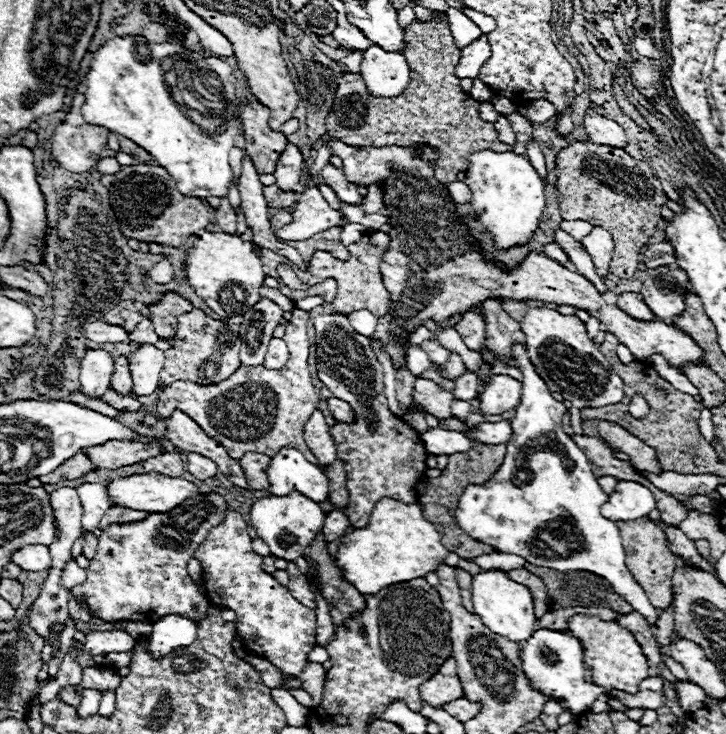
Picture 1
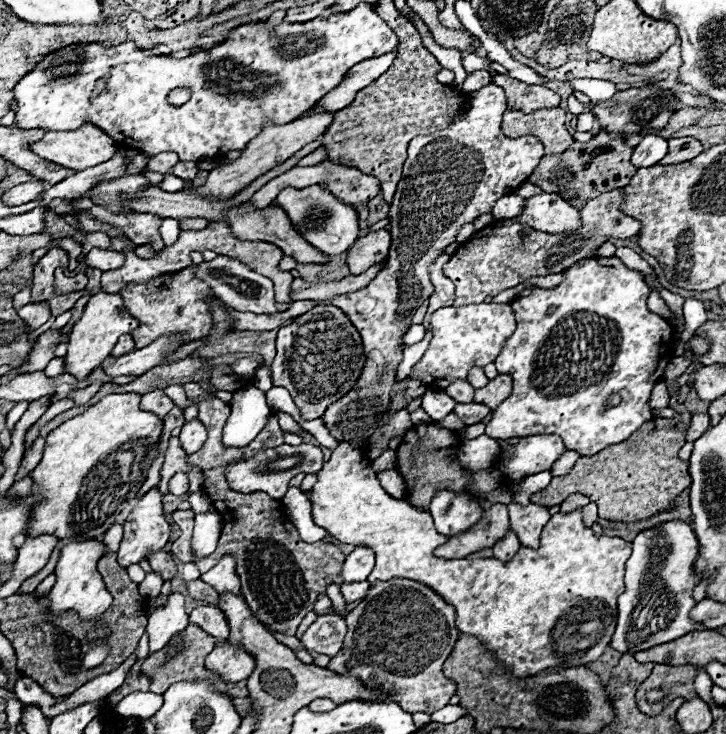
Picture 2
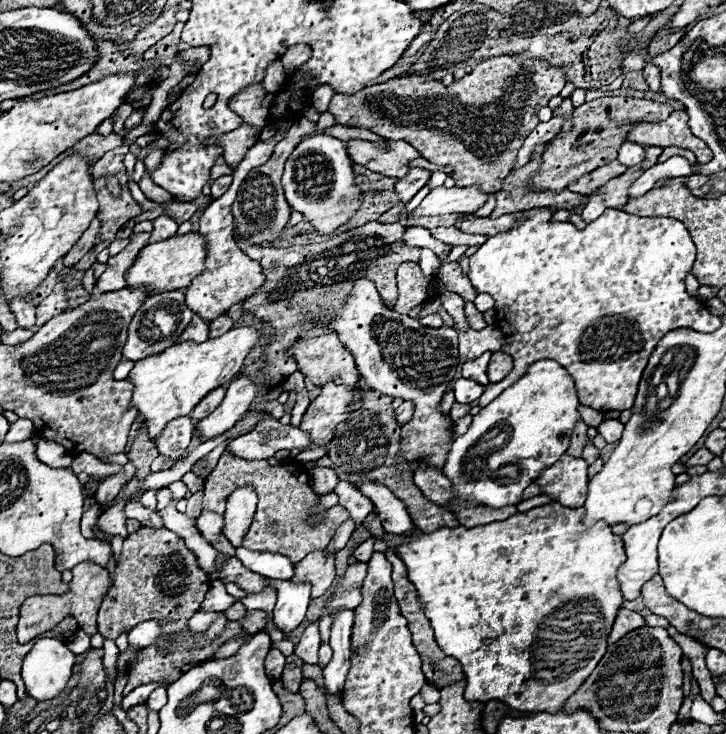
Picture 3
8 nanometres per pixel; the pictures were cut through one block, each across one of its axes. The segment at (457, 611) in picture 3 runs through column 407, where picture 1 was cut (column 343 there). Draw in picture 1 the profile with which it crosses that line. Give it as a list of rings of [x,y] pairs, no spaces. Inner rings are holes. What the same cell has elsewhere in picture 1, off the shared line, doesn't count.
[[[384,498],[374,506],[368,526],[342,536],[334,560],[344,568],[346,580],[366,596],[390,584],[424,578],[436,570],[446,556],[448,548],[444,548],[434,524],[424,518],[420,502],[404,504]]]

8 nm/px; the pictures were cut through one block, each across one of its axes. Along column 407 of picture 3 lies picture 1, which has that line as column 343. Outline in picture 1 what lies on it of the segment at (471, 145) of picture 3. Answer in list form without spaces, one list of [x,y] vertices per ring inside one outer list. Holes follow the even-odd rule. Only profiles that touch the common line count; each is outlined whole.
[[[434,12],[432,20],[428,22],[420,22],[414,20],[408,28],[406,28],[406,60],[410,66],[410,84],[408,88],[396,96],[396,98],[380,98],[380,96],[370,96],[364,80],[360,74],[344,74],[342,78],[336,80],[338,88],[336,88],[336,98],[334,98],[334,106],[332,112],[326,118],[326,128],[328,128],[328,136],[332,140],[344,140],[350,146],[374,146],[374,148],[382,148],[382,146],[404,146],[404,148],[416,148],[418,144],[426,144],[436,148],[438,158],[436,158],[436,166],[434,166],[434,178],[442,184],[448,184],[452,180],[456,180],[456,172],[464,172],[464,168],[468,166],[468,156],[472,152],[478,150],[514,150],[514,146],[504,144],[498,140],[498,132],[494,128],[492,122],[484,122],[478,116],[478,108],[480,104],[476,100],[472,100],[462,88],[460,88],[460,78],[456,78],[454,70],[456,64],[460,62],[460,48],[454,46],[454,38],[450,32],[450,24],[444,12]]]

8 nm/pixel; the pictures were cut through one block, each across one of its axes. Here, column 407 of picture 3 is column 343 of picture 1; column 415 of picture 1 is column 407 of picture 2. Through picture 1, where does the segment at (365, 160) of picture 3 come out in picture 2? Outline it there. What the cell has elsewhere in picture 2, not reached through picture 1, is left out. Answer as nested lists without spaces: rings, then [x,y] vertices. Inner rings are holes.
[[[488,84],[482,90],[470,94],[468,112],[462,118],[454,120],[446,130],[440,130],[428,136],[416,136],[410,142],[408,160],[404,162],[404,174],[388,212],[390,216],[388,230],[392,234],[392,244],[386,258],[388,266],[364,290],[336,296],[324,302],[324,304],[338,306],[348,318],[352,318],[354,328],[362,336],[362,346],[366,356],[364,370],[356,380],[354,388],[346,396],[330,404],[330,408],[322,414],[324,426],[338,442],[362,444],[374,434],[374,430],[382,422],[382,416],[388,412],[390,394],[396,384],[396,370],[398,370],[398,364],[402,362],[402,346],[404,346],[402,336],[410,328],[412,314],[416,312],[416,308],[434,292],[434,286],[428,276],[428,264],[436,256],[440,256],[440,252],[444,252],[448,244],[456,242],[456,236],[464,224],[470,224],[478,216],[490,212],[494,202],[500,196],[514,192],[522,182],[526,182],[526,176],[532,174],[532,170],[540,162],[540,156],[544,156],[544,148],[536,136],[522,136],[512,140],[502,134],[500,122],[502,122],[504,110],[506,110],[506,98],[502,88],[496,84]]]

